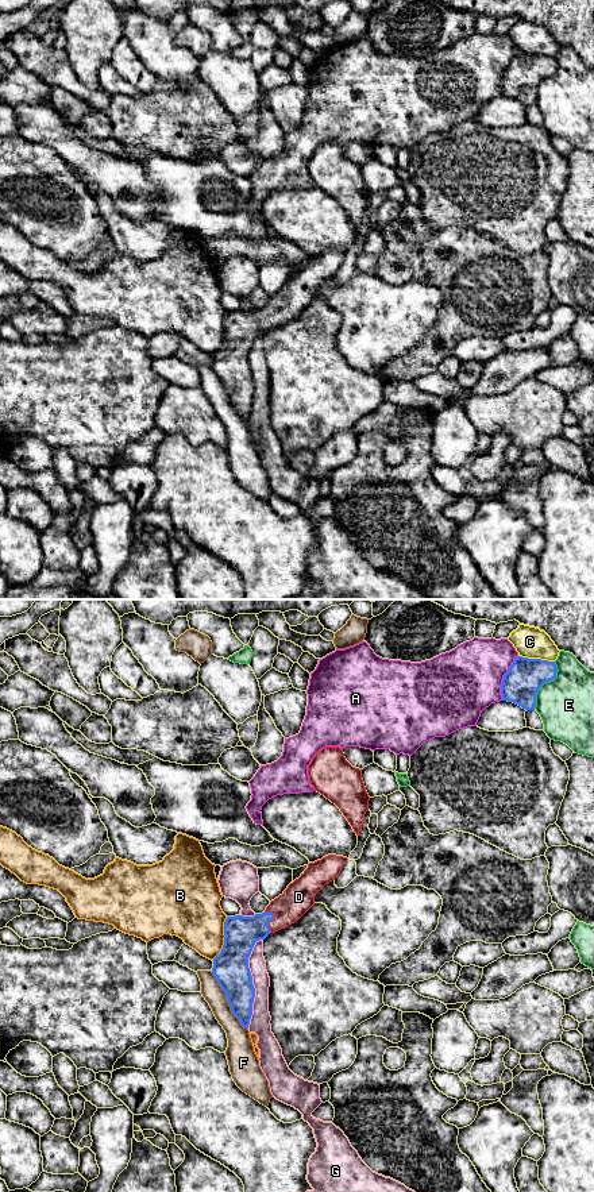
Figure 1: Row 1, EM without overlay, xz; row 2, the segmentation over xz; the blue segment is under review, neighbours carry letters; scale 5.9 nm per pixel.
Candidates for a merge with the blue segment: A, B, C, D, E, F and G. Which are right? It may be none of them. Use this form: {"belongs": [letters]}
{"belongs": ["D"]}

